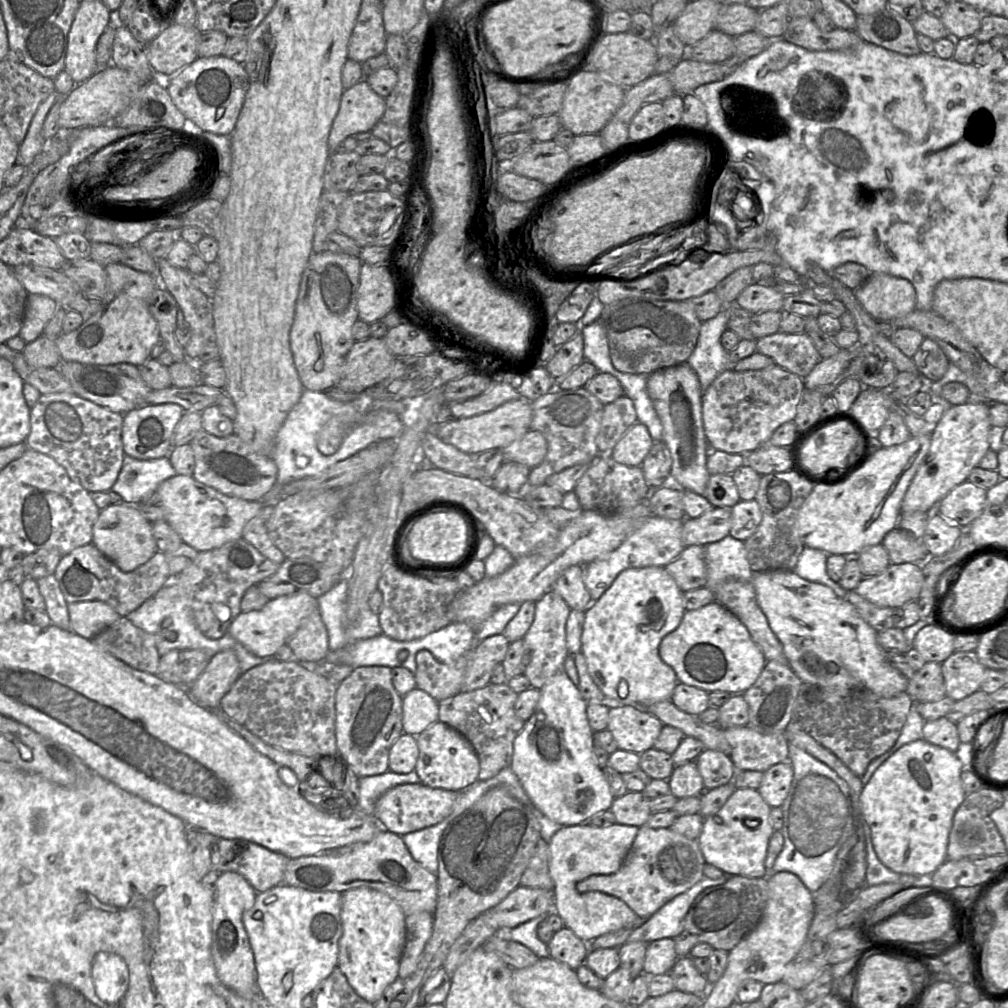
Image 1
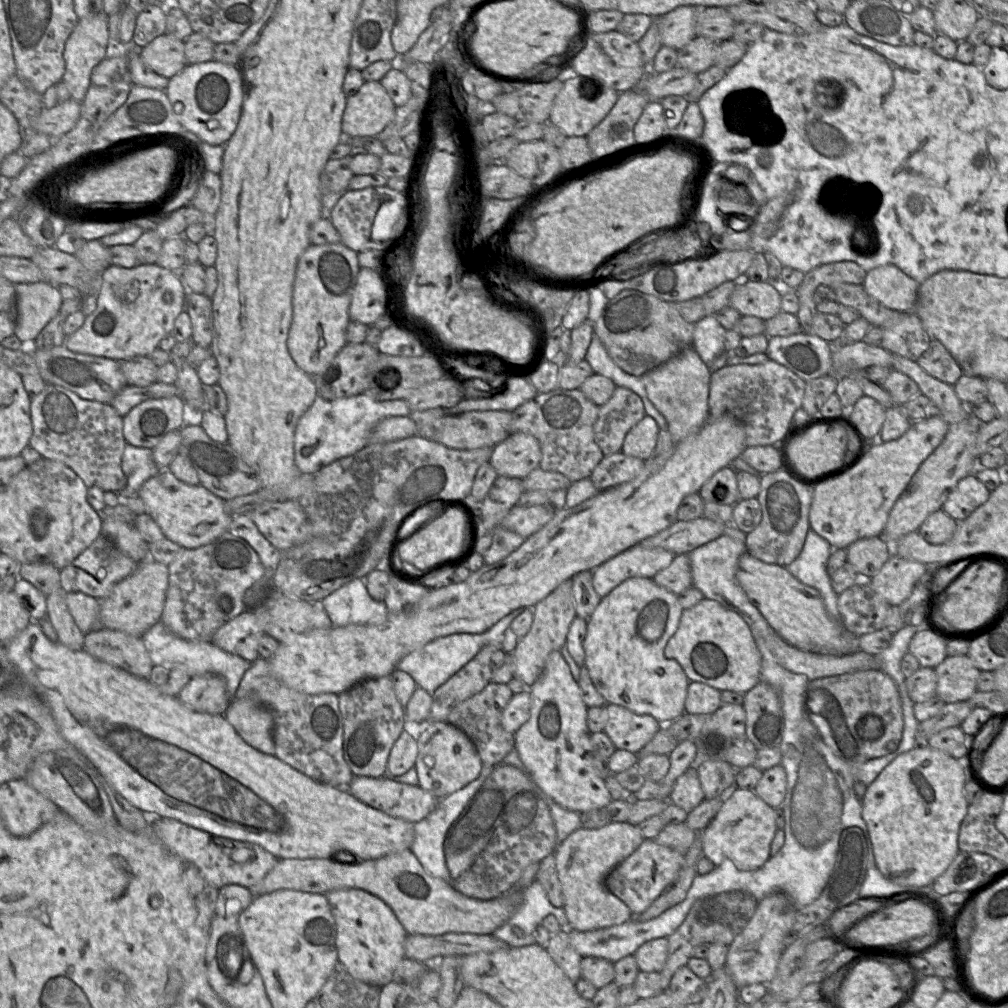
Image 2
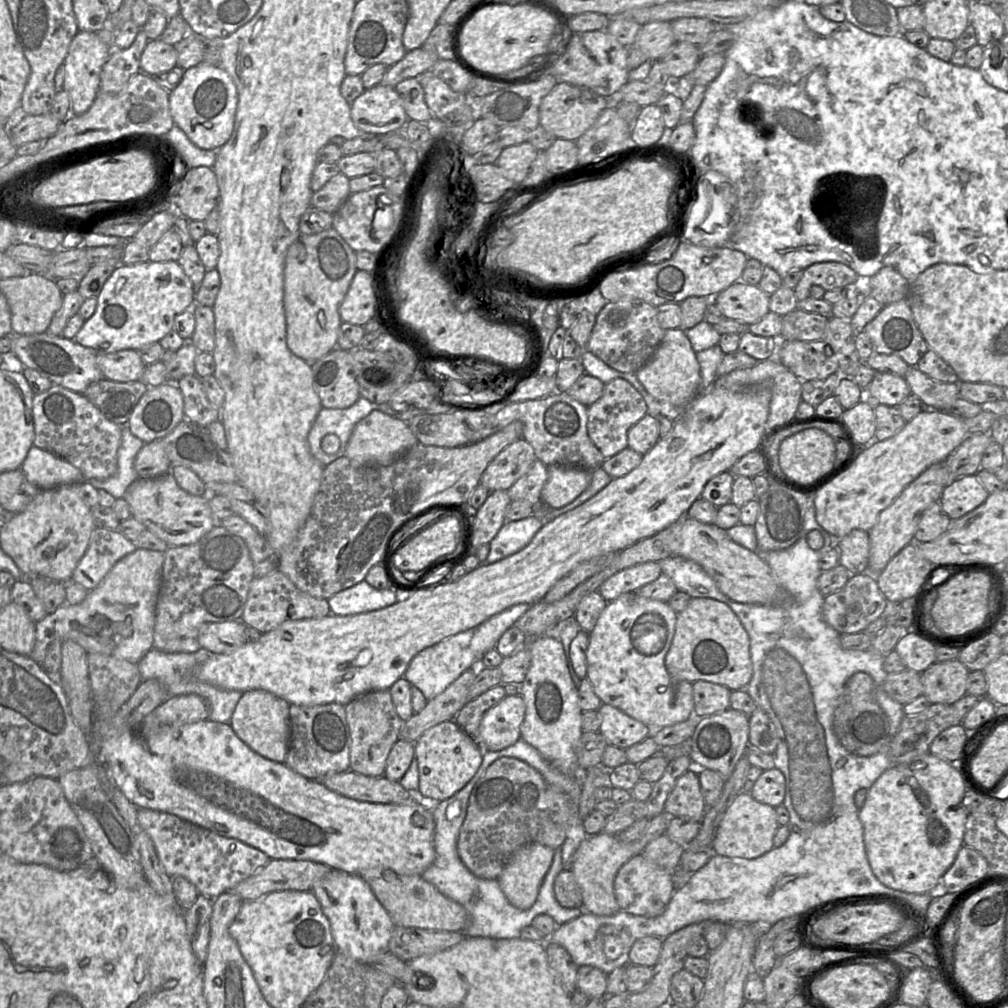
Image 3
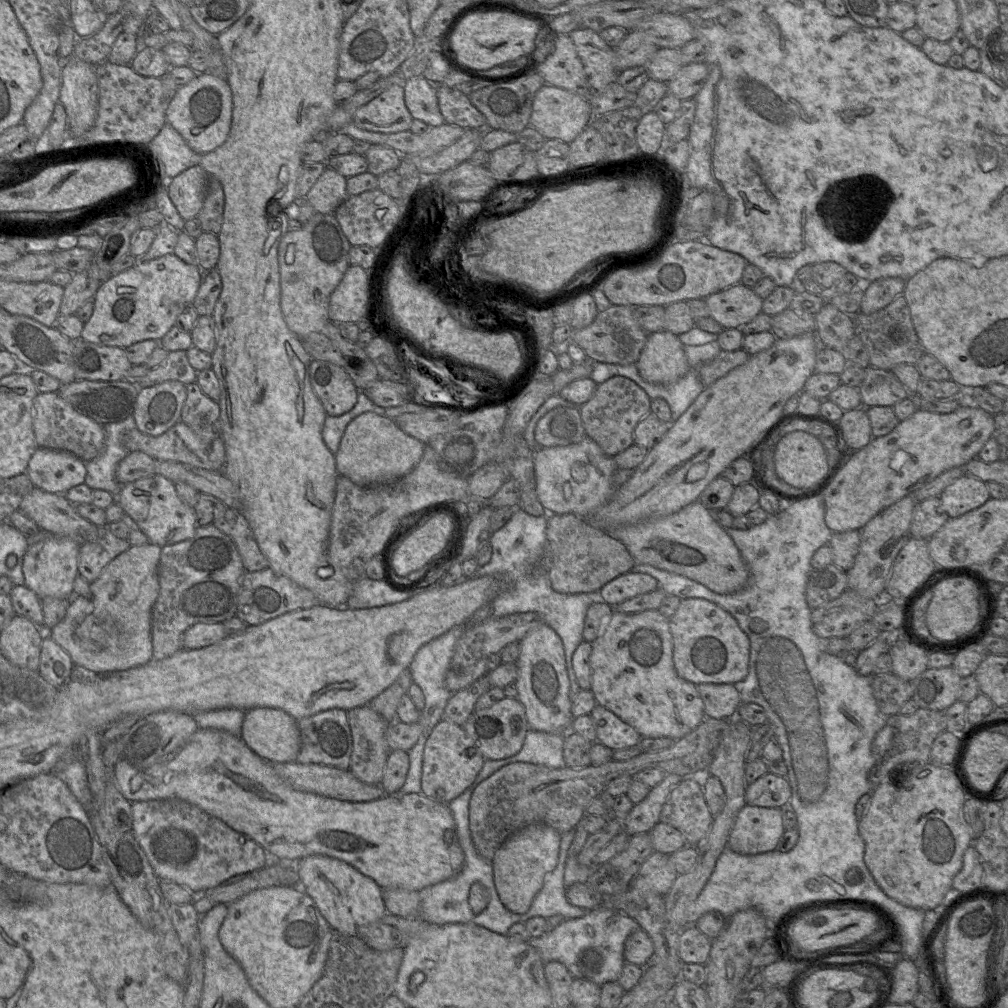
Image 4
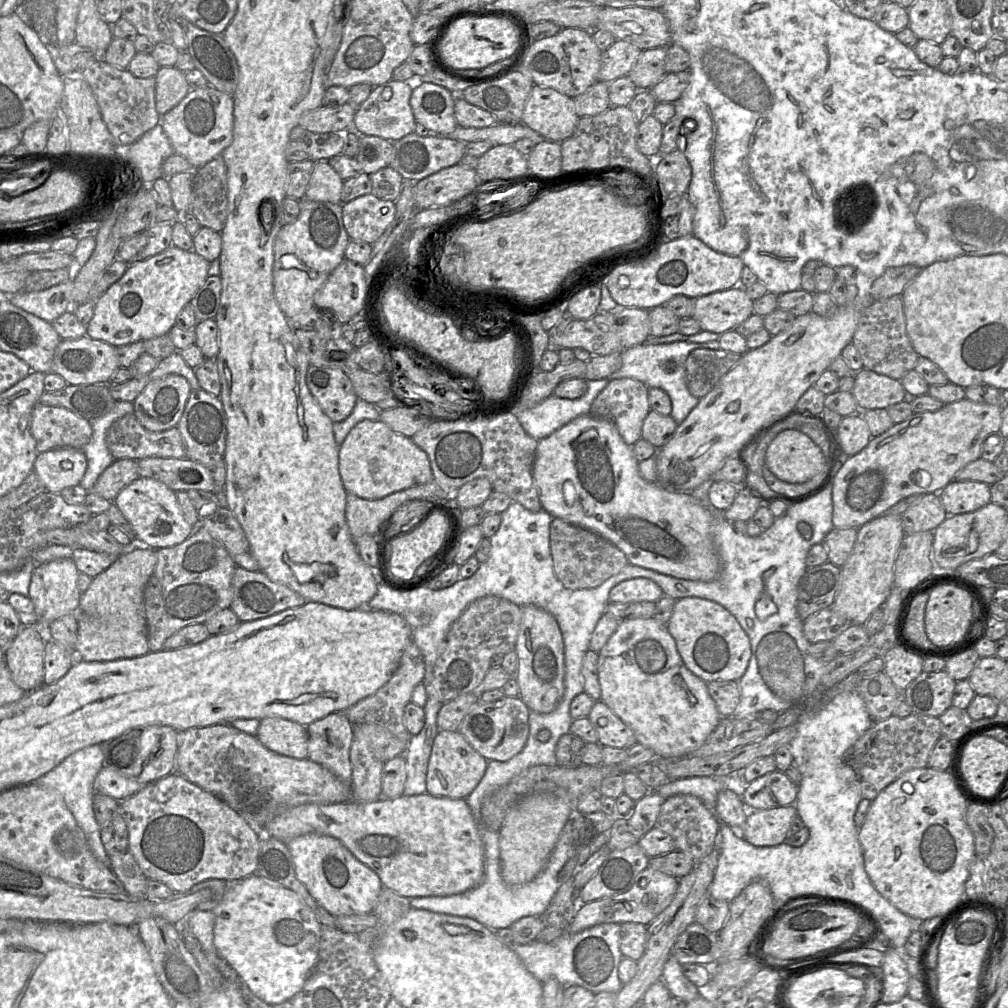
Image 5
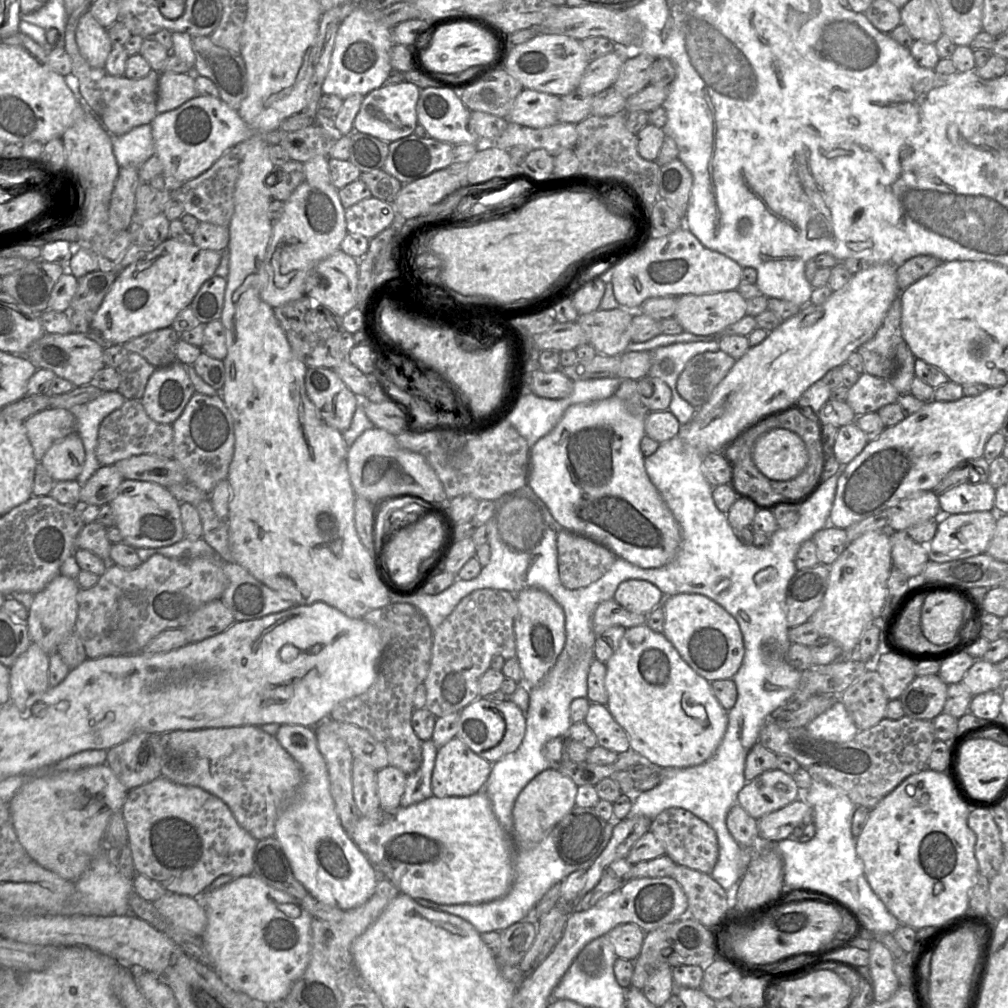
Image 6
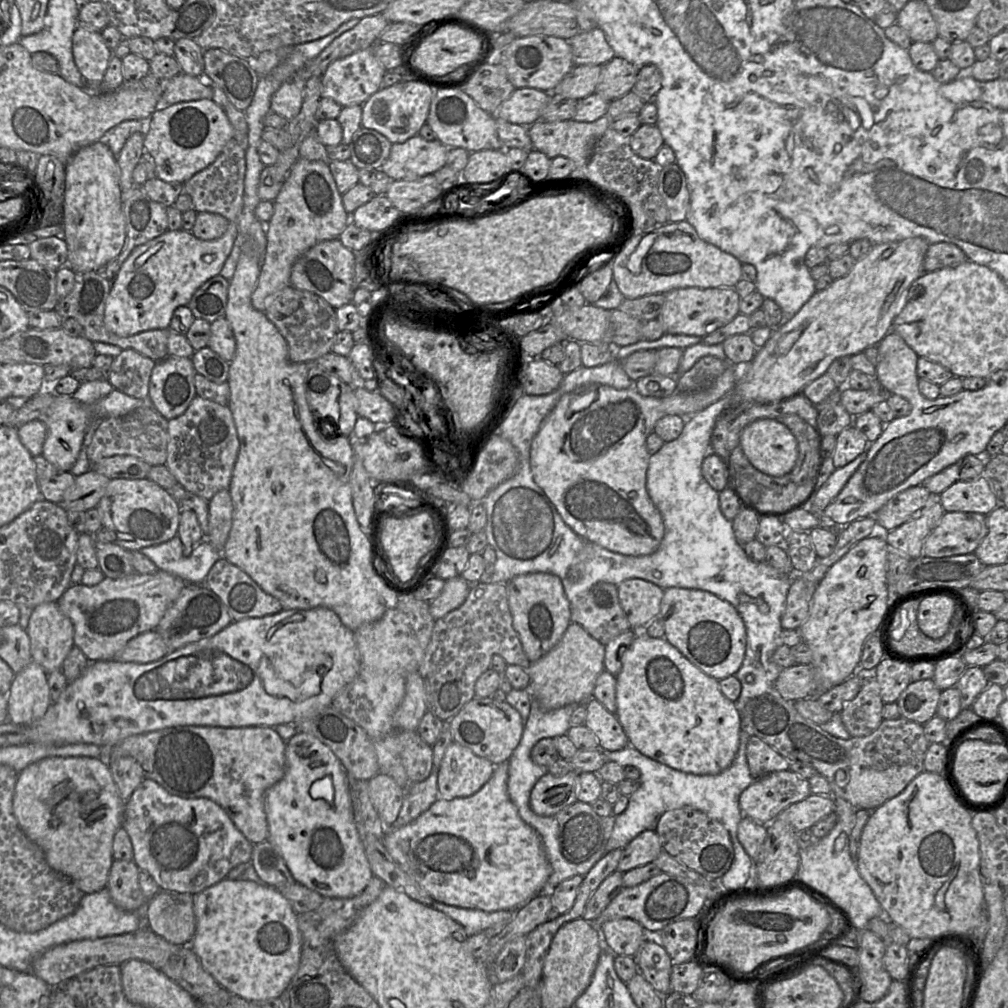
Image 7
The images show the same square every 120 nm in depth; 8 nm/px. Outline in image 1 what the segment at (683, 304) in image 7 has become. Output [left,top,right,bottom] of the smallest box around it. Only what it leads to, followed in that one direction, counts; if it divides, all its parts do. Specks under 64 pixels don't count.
[735,283,785,313]

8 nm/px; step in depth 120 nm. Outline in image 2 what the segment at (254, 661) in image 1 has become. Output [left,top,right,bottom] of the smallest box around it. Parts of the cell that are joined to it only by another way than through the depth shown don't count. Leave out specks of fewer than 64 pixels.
[141,621,251,700]

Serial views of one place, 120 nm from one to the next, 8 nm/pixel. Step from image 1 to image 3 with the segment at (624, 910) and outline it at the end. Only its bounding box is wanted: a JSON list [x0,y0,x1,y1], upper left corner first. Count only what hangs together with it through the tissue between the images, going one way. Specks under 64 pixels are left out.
[570,832,643,916]

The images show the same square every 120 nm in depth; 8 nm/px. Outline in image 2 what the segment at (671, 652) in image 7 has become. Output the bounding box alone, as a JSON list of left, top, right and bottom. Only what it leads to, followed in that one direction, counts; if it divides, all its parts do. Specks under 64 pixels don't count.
[584,578,690,725]

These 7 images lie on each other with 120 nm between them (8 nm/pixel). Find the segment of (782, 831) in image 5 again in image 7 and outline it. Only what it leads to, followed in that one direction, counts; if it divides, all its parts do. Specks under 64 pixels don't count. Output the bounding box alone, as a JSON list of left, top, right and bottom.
[776,794,834,832]

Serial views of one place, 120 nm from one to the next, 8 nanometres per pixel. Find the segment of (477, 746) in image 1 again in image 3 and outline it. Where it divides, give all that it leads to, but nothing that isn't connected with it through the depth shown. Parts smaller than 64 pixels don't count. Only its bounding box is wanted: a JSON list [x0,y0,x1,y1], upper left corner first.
[454,685,506,745]

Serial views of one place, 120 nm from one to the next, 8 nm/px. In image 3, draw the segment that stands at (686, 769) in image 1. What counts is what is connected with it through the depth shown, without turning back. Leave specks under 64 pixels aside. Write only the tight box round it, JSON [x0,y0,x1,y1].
[664,769,707,821]

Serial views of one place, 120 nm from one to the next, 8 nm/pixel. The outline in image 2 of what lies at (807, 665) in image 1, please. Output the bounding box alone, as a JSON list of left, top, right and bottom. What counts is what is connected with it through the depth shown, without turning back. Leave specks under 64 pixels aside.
[736,552,859,655]

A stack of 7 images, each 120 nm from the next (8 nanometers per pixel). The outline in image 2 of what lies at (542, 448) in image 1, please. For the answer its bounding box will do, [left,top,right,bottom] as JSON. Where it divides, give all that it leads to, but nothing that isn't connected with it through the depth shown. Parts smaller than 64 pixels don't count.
[489,432,541,479]

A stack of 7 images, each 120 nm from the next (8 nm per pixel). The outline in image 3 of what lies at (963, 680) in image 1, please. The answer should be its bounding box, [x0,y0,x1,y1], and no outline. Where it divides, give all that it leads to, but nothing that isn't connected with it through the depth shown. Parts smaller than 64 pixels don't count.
[921,659,969,705]

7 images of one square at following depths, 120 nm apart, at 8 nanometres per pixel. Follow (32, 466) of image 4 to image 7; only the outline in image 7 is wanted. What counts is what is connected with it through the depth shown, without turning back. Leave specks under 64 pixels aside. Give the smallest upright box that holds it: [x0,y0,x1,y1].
[38,389,152,472]

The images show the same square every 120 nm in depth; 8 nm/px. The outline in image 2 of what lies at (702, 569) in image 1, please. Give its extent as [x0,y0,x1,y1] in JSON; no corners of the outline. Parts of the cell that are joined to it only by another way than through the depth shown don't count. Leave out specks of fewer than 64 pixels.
[653,554,692,595]

